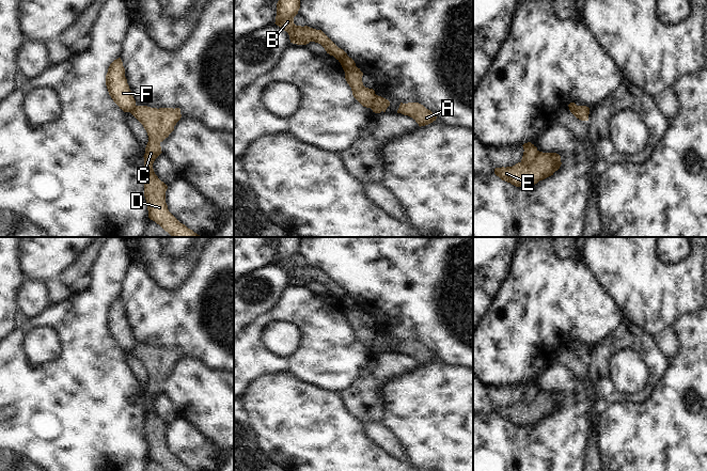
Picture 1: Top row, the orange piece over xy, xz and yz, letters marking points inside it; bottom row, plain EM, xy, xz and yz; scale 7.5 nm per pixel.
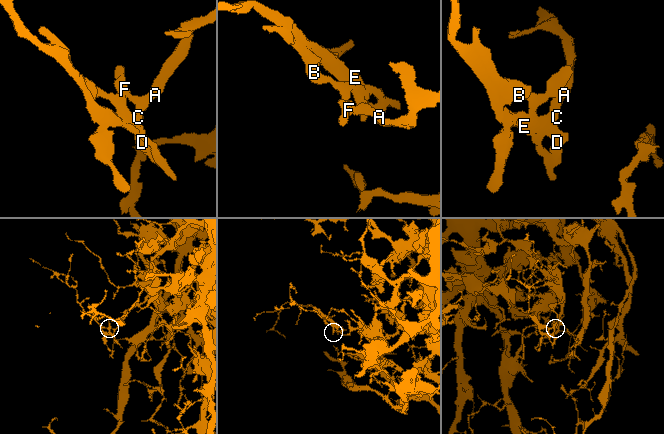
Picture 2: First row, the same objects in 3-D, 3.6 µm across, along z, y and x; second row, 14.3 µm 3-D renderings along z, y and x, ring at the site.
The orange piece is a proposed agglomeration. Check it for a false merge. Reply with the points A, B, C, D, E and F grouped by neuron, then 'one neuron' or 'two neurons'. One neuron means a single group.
groups A C D E / B F; two neurons

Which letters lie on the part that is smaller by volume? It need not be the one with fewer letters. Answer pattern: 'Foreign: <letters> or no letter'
Foreign: B, F

